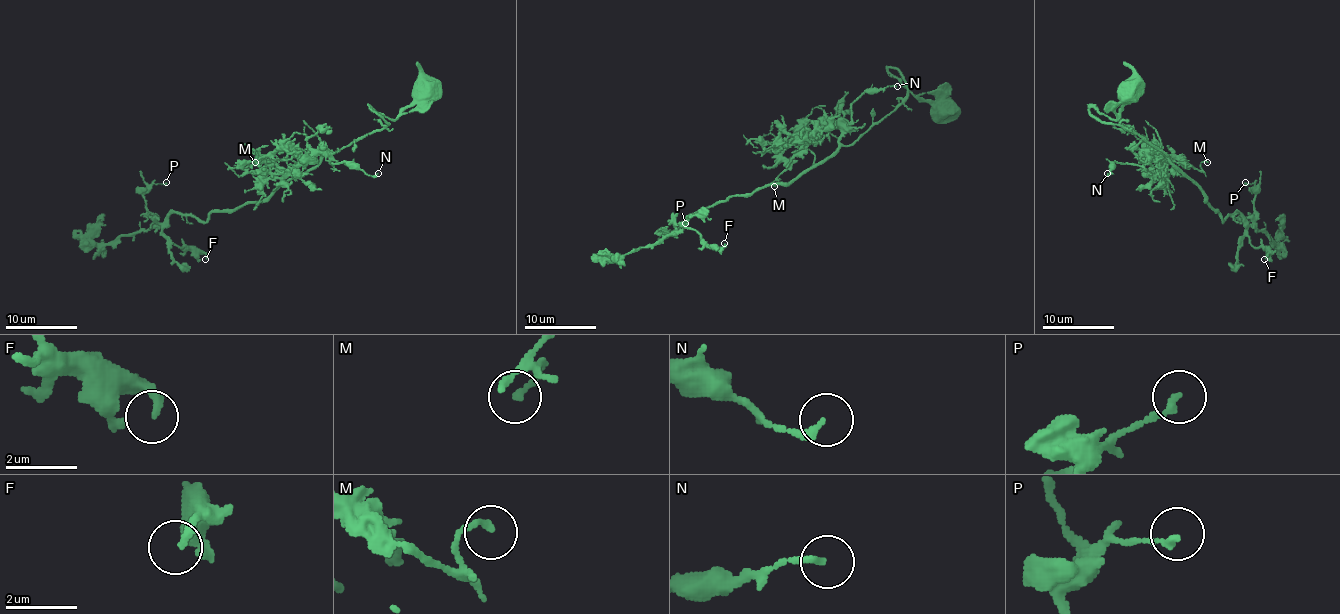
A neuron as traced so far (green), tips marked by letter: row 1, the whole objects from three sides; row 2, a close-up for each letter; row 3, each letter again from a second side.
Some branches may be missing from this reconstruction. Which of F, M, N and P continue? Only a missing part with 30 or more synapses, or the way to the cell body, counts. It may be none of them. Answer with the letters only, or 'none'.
none

